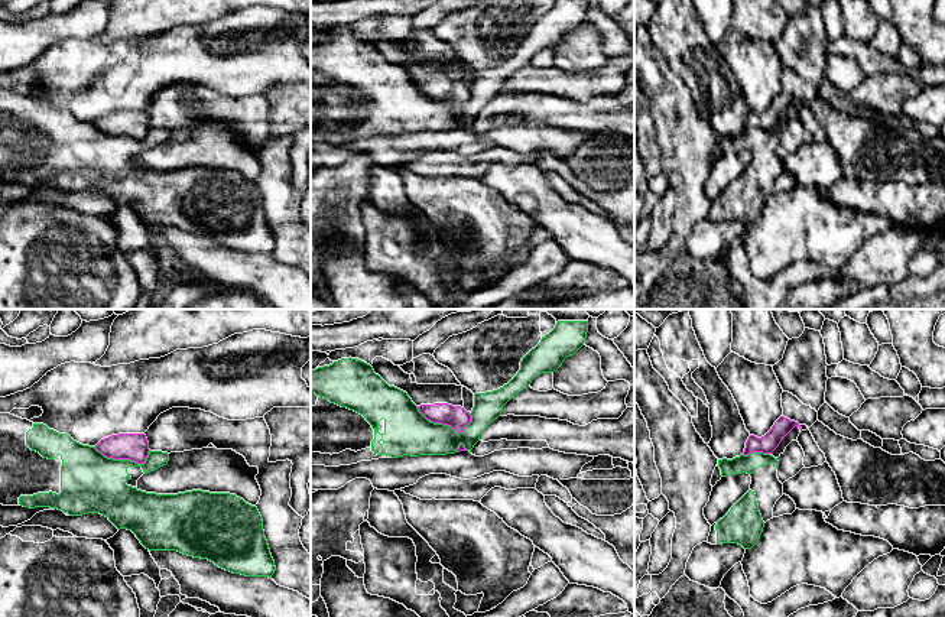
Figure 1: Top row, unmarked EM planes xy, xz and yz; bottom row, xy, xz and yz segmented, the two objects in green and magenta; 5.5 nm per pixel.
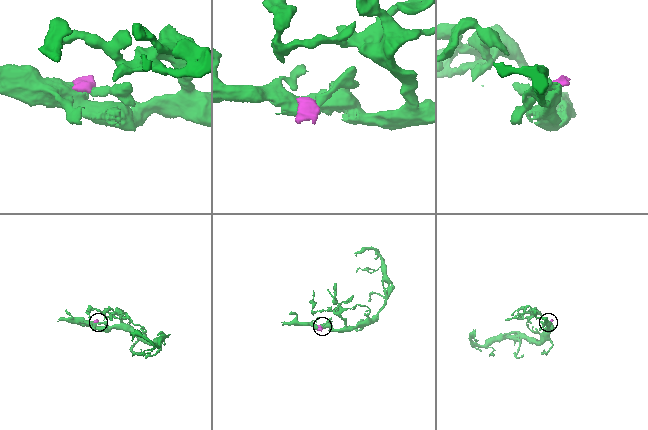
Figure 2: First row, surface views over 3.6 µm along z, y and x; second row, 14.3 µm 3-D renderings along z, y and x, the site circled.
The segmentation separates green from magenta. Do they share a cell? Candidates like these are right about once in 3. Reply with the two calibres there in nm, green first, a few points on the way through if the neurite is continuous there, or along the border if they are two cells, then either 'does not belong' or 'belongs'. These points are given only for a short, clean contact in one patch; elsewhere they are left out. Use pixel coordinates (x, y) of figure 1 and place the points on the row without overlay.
260 nm thick on the green side, 130 nm on the other; border along xz (416, 83), (428, 96), (447, 100), (457, 109), (471, 97); does not belong

